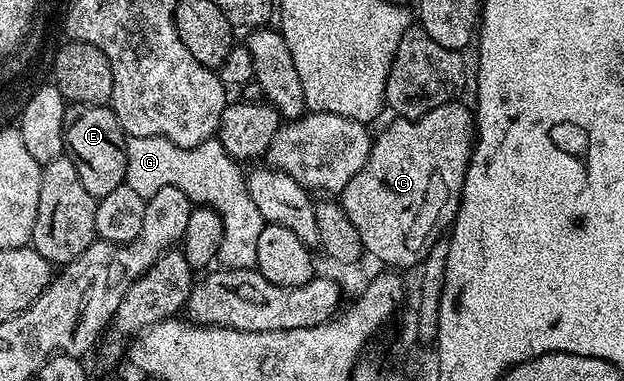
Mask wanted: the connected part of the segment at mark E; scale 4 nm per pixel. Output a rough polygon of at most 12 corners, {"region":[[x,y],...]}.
{"region":[[66,105],[68,157],[93,198],[124,183],[112,105]]}

